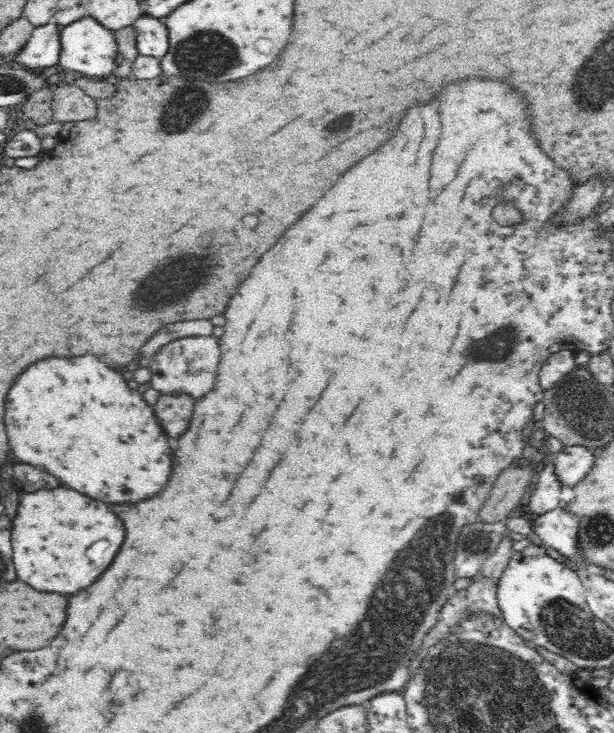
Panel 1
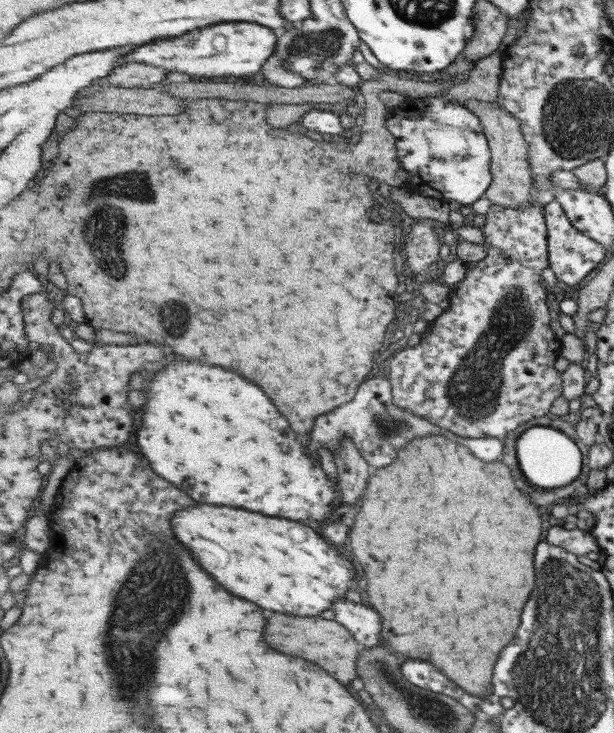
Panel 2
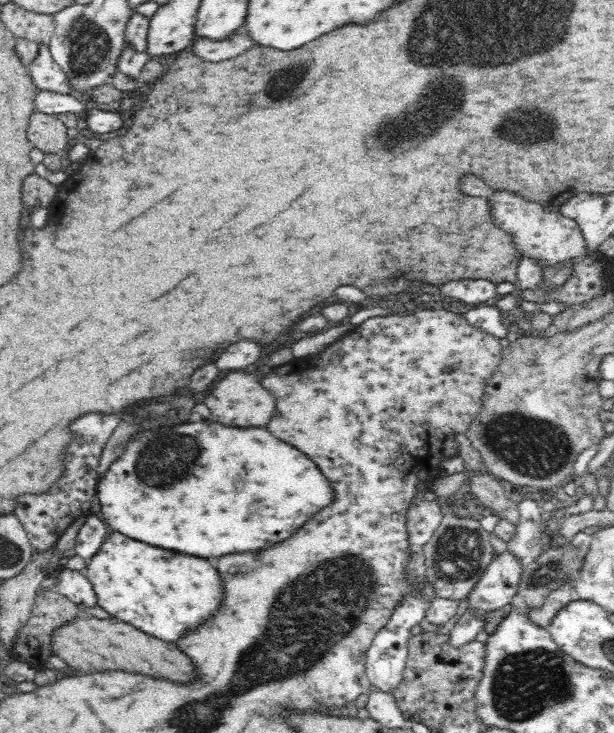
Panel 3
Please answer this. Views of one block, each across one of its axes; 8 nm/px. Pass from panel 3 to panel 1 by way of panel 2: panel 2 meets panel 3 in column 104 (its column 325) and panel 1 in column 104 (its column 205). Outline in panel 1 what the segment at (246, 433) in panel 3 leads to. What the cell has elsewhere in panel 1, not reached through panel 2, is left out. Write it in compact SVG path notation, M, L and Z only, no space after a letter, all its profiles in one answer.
M96 356L44 358L28 366L8 392L4 422L10 452L18 460L40 466L72 490L102 502L144 500L164 488L172 470L172 448L160 424L156 424L156 416L152 416L152 408L136 390L128 388L118 372L110 370Z

